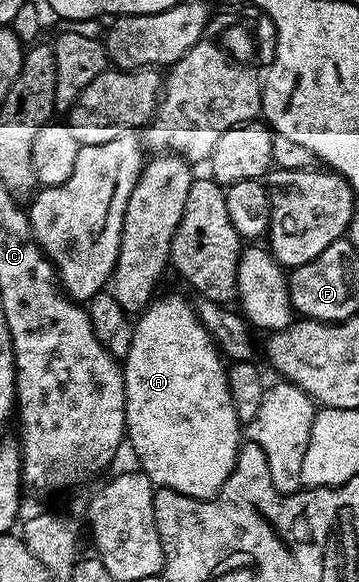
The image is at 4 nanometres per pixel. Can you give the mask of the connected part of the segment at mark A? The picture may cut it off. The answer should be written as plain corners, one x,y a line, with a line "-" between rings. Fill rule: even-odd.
167,295
156,298
147,306
147,310
142,312
134,320
135,332
133,333
133,345
129,345
129,353
127,358
122,360
123,380
125,381
125,417
127,418
127,426
125,428
126,438
129,440
129,447
135,450
135,455
139,458
138,466
144,475
151,478
151,482
156,488
168,487
182,495
188,495
194,499
211,499
219,490
221,485
225,485
225,481
229,477
229,473
233,473
235,462
239,456
241,446
241,424
237,413
233,409
233,397
231,396
231,386
227,380
229,370
228,364
225,362
224,356
218,347
215,346
213,337
207,332
206,325
199,320
199,312
187,299
182,299
179,295

